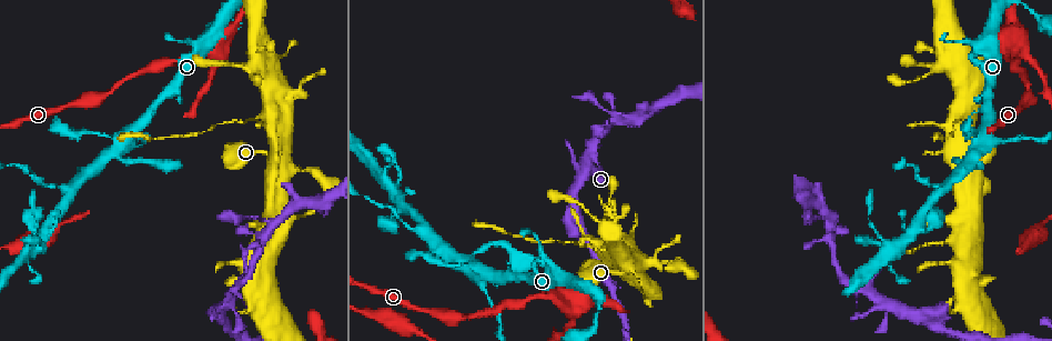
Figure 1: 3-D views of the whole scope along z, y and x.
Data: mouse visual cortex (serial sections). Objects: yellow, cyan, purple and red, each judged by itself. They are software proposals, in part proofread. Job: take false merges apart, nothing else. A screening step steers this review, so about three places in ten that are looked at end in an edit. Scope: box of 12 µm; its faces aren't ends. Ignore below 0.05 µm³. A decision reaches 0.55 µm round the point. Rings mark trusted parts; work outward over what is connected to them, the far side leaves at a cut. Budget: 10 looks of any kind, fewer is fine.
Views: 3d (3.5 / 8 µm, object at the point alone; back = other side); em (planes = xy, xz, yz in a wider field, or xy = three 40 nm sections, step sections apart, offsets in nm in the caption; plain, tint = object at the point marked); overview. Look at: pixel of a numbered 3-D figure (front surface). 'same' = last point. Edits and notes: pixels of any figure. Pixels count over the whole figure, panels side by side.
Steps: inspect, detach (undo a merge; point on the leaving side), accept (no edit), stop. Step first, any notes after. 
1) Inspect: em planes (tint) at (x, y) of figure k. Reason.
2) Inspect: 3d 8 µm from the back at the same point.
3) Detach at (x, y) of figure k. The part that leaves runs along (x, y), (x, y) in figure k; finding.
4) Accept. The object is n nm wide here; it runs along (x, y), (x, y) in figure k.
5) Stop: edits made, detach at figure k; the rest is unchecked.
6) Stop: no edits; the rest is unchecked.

Inspect: 3d 3.5 µm from the back at (577, 303) of figure 1. Calibre changes.

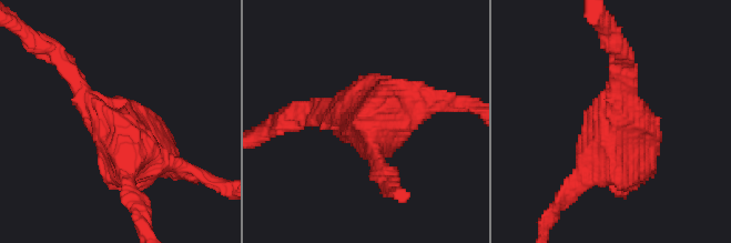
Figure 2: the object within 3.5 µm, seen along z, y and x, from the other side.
Inspect: em xy step 3 (tint) at (121, 130) of figure 2. Need the tissue.

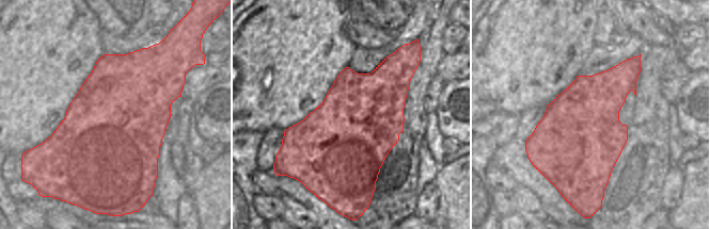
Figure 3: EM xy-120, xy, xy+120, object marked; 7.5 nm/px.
Inspect: em xy step 2 (tint) at the same point.

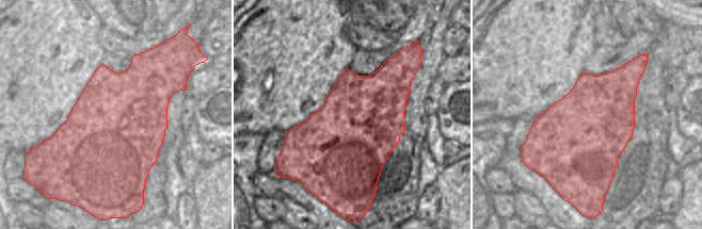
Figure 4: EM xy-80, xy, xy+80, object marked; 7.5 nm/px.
Accept. The object is 650 nm wide here; it runs along (440, 99), (413, 93), (378, 119), (385, 173) in figure 2; all the same cell.

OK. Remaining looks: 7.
Inspect: 3d 3.5 µm from the back at (116, 155) of figure 1. Abrupt turn.

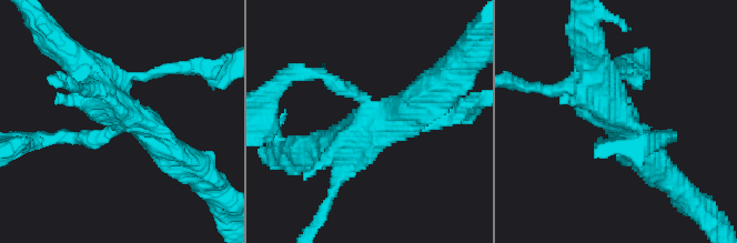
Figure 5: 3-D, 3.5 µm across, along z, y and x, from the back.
Inspect: em xy step 2 (tint) at (627, 120) of figure 5. 4 arms meet here; the arms are 150, 200, 400, 450 nm wide; shape alone is not enough.

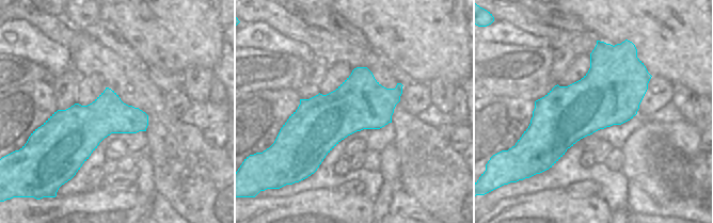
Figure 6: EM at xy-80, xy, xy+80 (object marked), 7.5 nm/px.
Accept. It runs along (72, 57), (120, 111), (174, 155) in figure 5; all the same cell.

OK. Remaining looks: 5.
Inspect: 3d 3.5 µm at (961, 121) of figure 1. Thin neck.

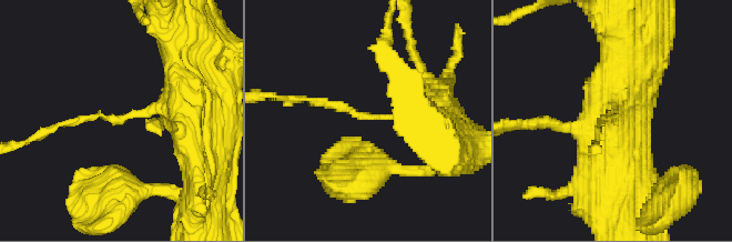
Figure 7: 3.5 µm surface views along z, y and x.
Inspect: em xy step 1 (tint) at (137, 112) of figure 7. The arms are 100, 500 nm wide.

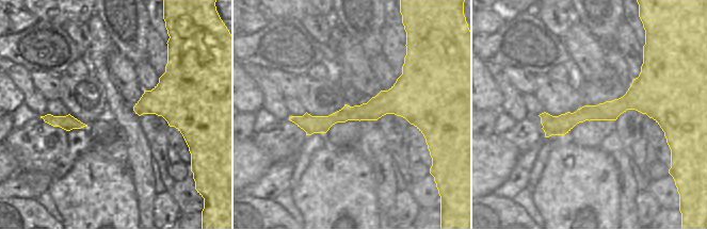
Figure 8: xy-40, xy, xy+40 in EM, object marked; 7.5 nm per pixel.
Inspect: em planes (tint) at the same point. Another direction.

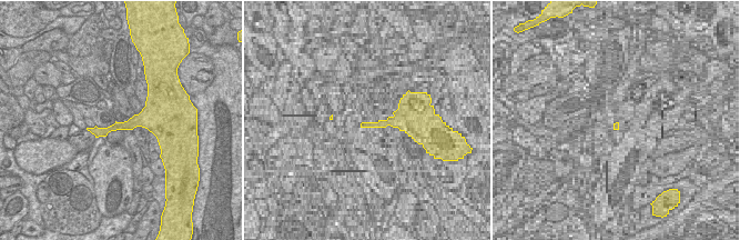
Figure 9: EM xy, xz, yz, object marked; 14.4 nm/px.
Accept. It runs along (450, 124), (434, 110), (358, 116), (317, 101) in figure 7; all the same cell.

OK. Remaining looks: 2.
Inspect: 3d 8 µm at (425, 234) of figure 1. Thin arm on a thick one.

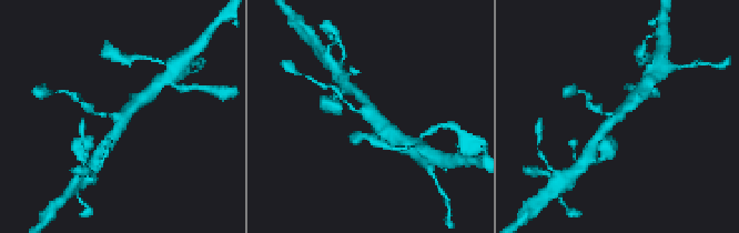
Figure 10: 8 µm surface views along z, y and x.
Inspect: em xy step 2 (tint) at (372, 115) of figure 10. Shape alone is not enough.

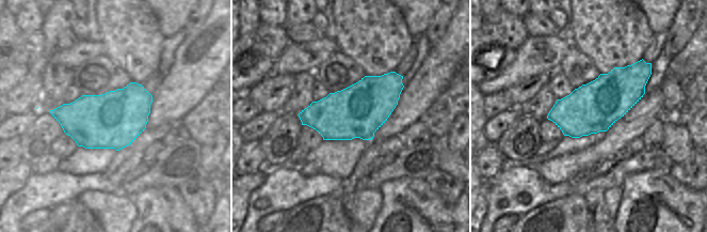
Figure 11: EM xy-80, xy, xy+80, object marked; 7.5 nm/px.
Accept. The arms are 150, 300, 400 nm wide; continuous, no second cell.

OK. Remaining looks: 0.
Stop: no edits; the rest is unchecked.

